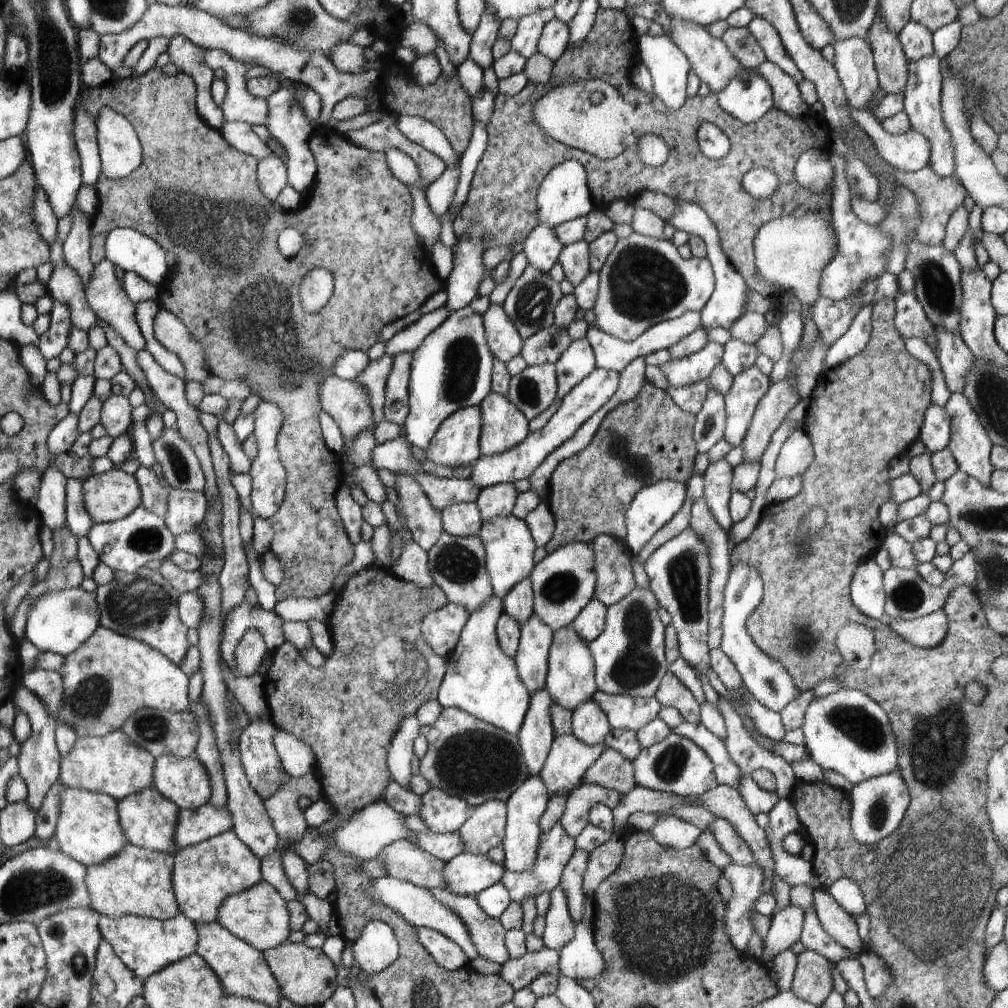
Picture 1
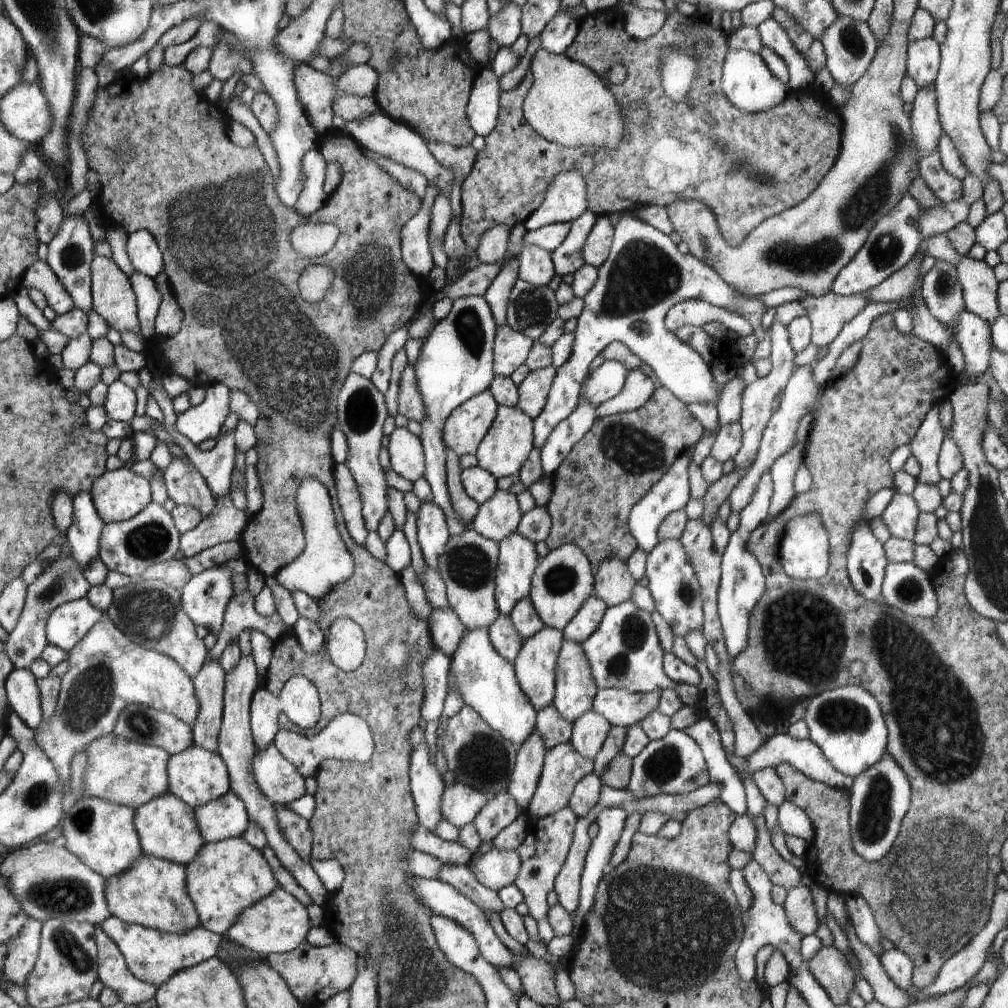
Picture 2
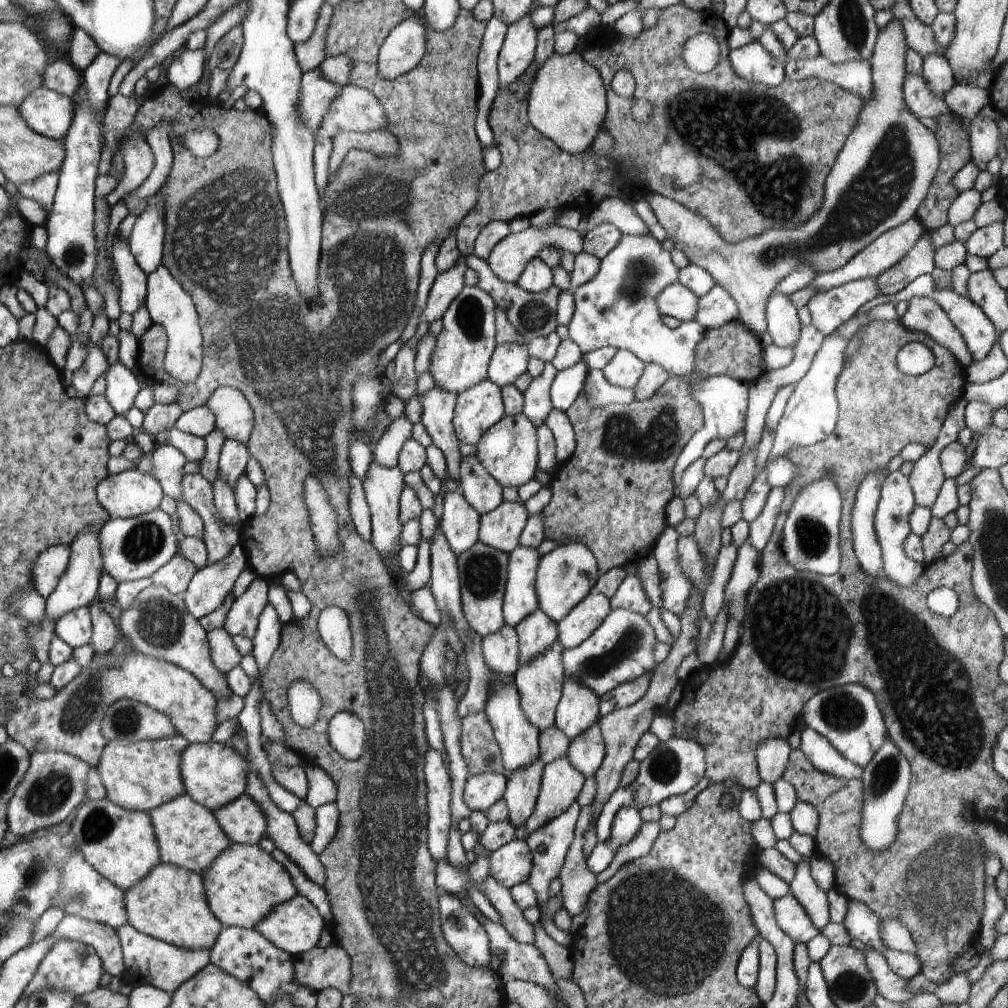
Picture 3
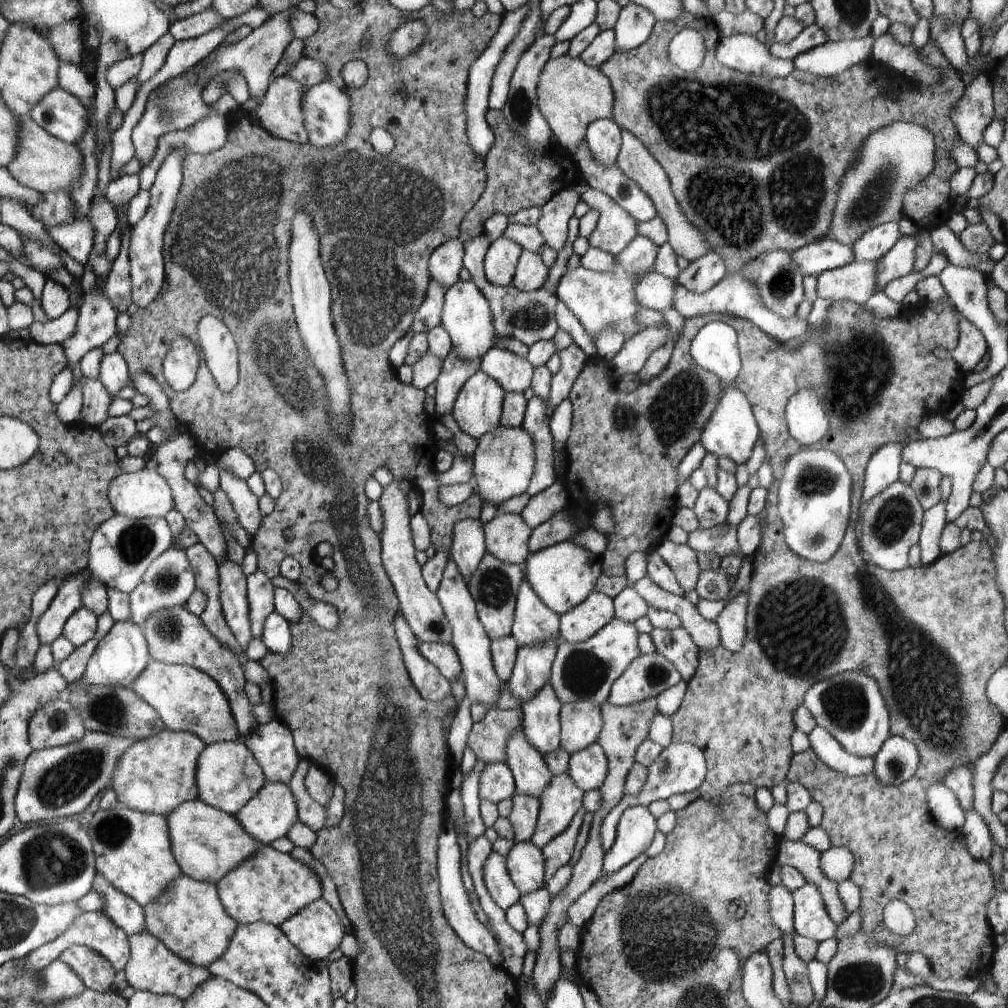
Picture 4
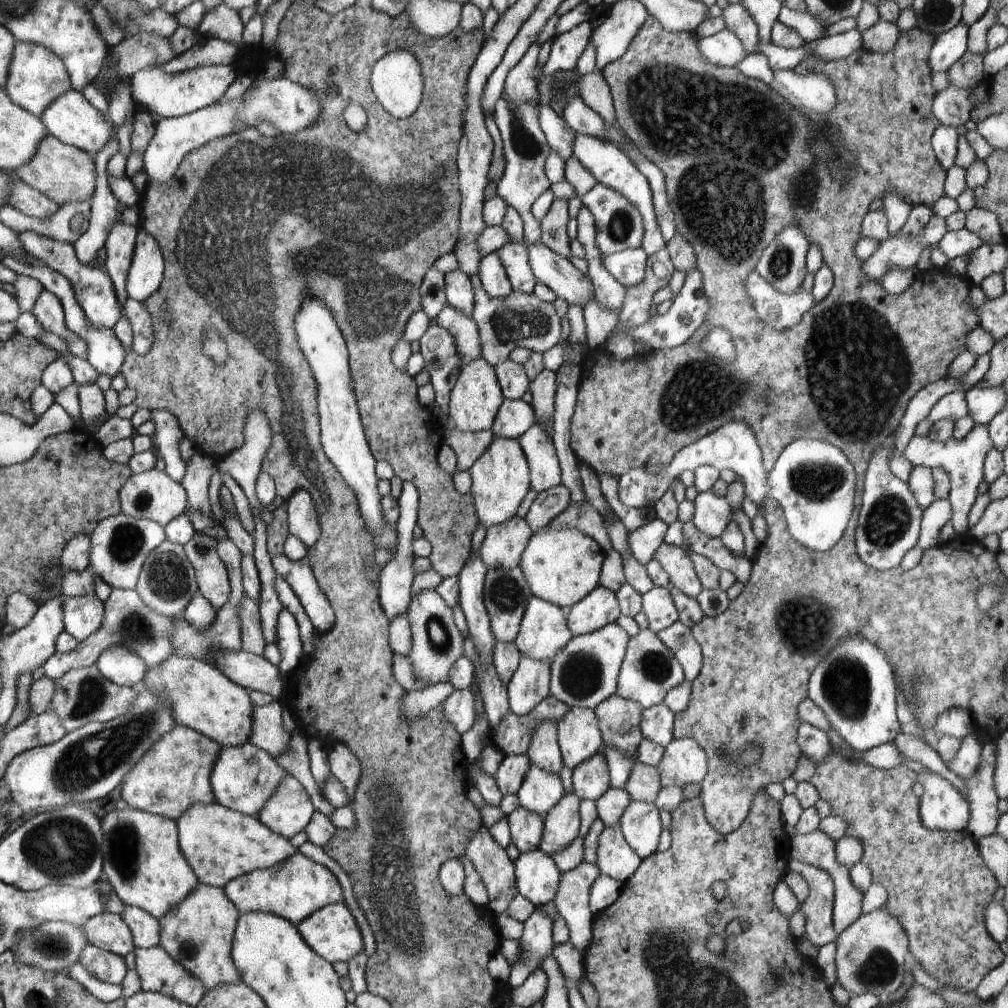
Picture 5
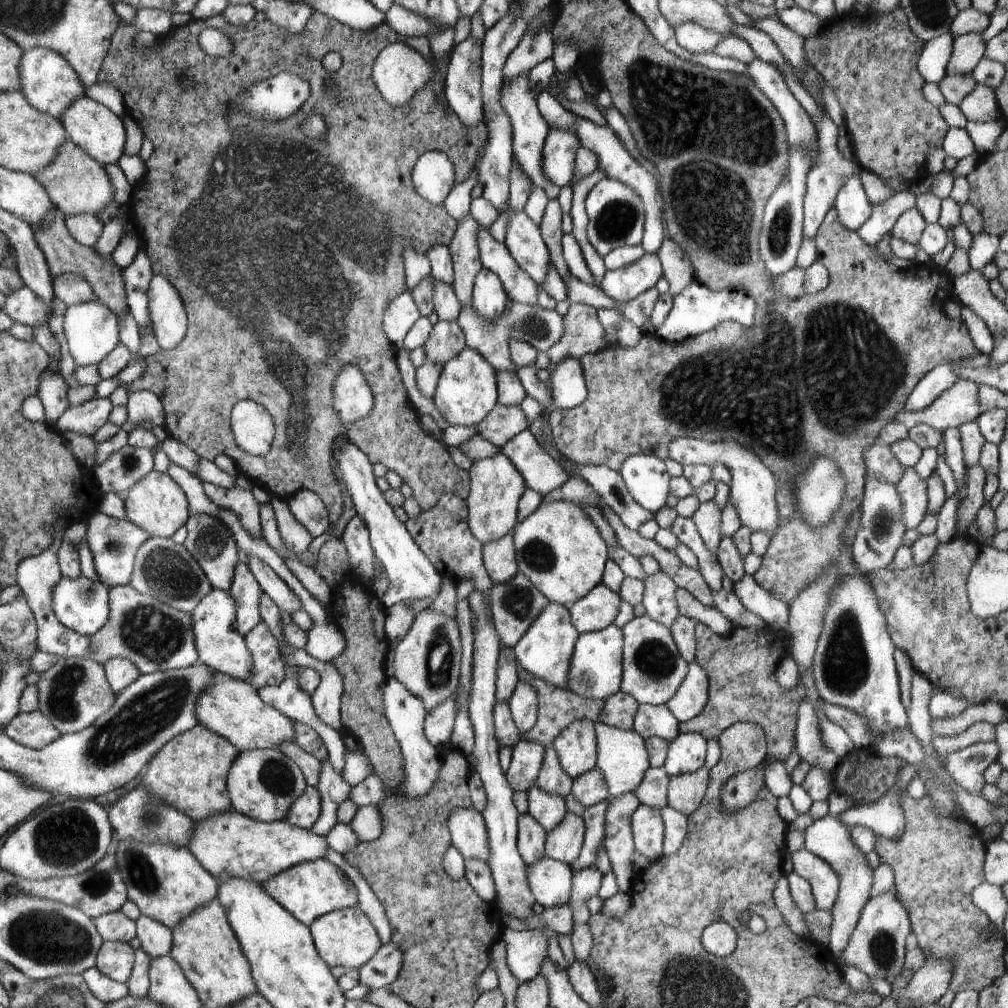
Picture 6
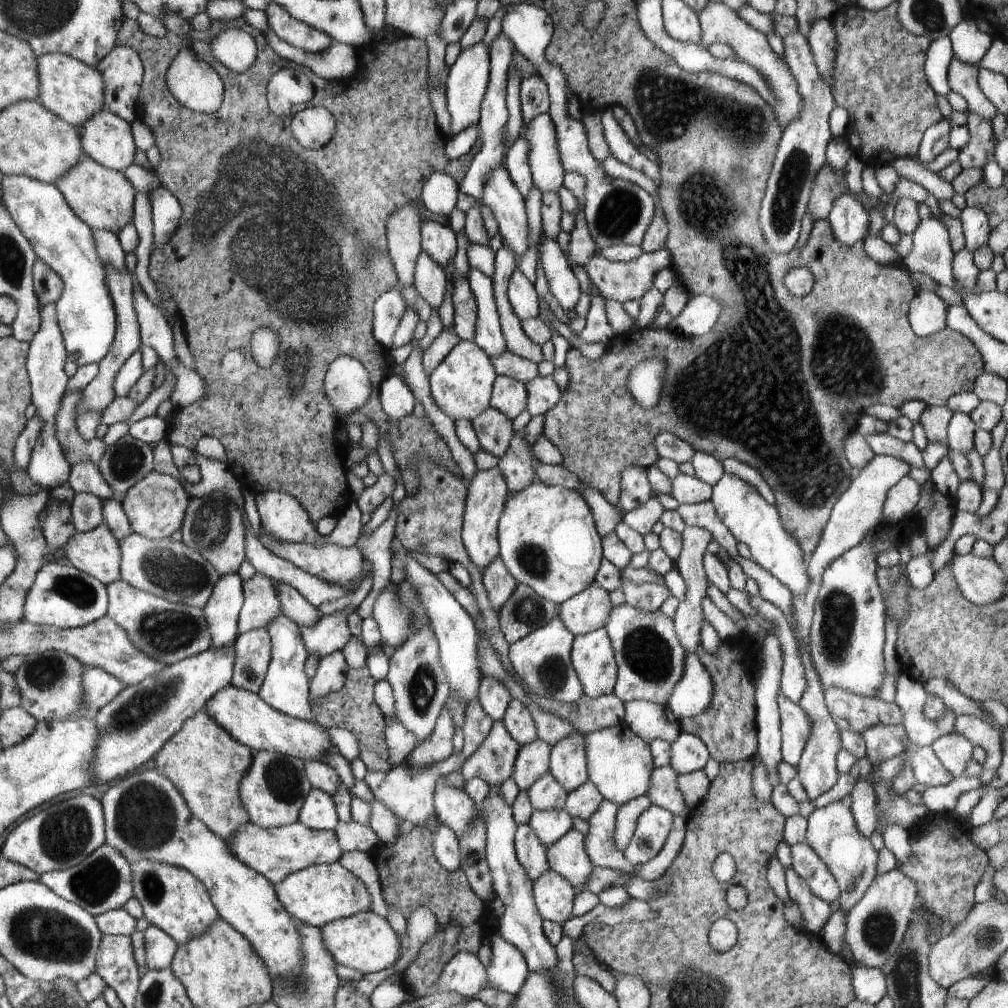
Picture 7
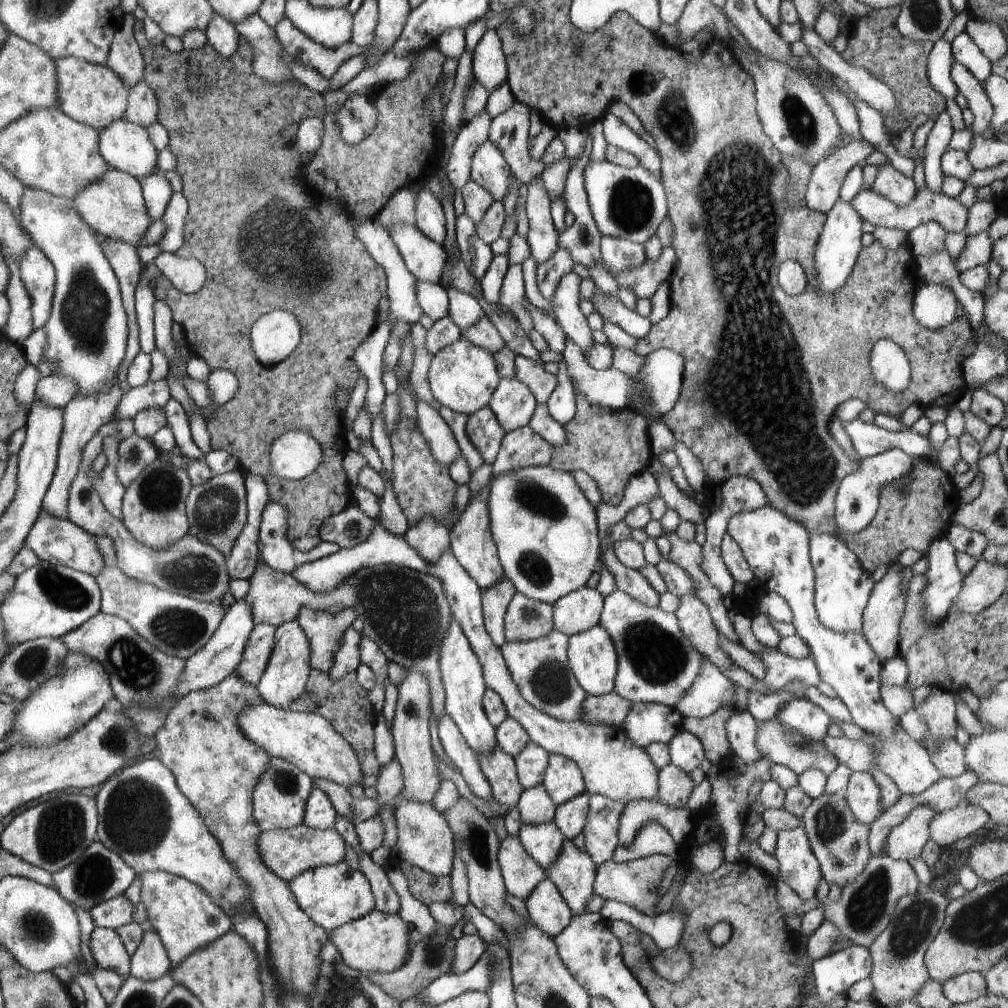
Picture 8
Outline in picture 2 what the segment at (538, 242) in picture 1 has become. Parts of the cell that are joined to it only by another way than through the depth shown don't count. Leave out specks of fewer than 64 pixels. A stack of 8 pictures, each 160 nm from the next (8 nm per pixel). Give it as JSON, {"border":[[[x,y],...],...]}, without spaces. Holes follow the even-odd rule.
{"border":[[[528,245],[517,256],[519,278],[534,286],[549,286],[556,274],[551,254],[539,246]]]}

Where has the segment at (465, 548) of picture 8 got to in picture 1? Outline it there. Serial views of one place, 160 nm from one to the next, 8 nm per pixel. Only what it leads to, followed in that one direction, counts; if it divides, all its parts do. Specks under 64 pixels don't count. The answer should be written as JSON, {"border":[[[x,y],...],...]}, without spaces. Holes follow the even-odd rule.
{"border":[[[491,391],[479,404],[482,417],[481,456],[495,455],[518,446],[531,431],[529,420],[508,400]]]}

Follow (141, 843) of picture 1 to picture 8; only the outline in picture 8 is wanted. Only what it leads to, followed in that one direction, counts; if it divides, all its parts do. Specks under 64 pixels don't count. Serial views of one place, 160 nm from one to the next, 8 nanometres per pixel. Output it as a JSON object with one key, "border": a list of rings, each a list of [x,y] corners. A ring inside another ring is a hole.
{"border":[[[304,823],[290,830],[264,831],[258,838],[258,852],[262,862],[273,874],[288,883],[302,872],[340,864],[346,858],[346,846],[346,842],[335,829],[318,830],[309,828]]]}

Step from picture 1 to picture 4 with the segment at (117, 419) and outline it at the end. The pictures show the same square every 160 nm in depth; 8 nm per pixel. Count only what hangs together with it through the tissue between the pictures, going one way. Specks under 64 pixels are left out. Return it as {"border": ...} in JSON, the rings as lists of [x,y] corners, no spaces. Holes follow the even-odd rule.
{"border":[[[117,350],[114,353],[104,351],[99,369],[99,381],[112,398],[118,397],[117,394],[125,386],[132,384],[129,366]]]}

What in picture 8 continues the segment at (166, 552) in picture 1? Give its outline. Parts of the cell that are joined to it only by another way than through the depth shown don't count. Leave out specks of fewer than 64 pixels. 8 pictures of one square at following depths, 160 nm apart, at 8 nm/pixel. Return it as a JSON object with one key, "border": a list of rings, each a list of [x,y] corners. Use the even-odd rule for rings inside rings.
{"border":[[[40,512],[32,530],[26,536],[24,548],[34,552],[41,561],[68,567],[89,576],[100,574],[104,570],[104,566],[109,564],[100,554],[100,550],[96,546],[96,538],[92,534],[88,534],[68,519],[56,518],[56,516],[44,514],[44,512]]]}

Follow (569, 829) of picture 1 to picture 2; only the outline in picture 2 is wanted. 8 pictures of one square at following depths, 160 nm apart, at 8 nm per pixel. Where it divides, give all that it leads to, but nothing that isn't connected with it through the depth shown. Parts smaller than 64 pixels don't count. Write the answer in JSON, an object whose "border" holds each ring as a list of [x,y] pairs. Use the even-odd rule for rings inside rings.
{"border":[[[594,772],[576,783],[567,806],[578,819],[585,817],[596,806],[602,787],[600,777]]]}

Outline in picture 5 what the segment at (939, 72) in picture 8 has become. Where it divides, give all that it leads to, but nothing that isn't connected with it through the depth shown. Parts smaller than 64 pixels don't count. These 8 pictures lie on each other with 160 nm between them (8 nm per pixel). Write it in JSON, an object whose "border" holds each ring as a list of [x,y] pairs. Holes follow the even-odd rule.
{"border":[[[964,22],[948,32],[934,36],[934,44],[928,54],[928,66],[930,74],[946,72],[968,51],[967,30]]]}

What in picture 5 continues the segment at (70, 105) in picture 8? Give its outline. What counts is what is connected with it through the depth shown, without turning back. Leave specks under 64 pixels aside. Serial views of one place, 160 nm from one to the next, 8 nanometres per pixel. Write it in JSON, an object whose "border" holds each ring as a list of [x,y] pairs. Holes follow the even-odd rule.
{"border":[[[15,42],[4,90],[16,106],[40,117],[56,98],[71,90],[70,76],[62,60],[44,46],[30,42]]]}

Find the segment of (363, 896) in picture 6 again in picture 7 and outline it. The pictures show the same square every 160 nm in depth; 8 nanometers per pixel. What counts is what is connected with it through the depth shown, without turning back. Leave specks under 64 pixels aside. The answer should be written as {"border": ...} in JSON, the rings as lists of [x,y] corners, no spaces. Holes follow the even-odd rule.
{"border":[[[350,851],[337,861],[365,884],[371,898],[370,911],[386,919],[389,916],[389,908],[381,891],[379,872],[373,856],[362,851]]]}

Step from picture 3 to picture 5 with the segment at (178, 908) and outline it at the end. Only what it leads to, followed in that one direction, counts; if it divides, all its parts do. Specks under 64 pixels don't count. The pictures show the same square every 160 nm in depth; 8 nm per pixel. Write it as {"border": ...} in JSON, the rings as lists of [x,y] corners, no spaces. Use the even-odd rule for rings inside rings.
{"border":[[[200,883],[192,894],[188,894],[178,906],[174,906],[164,918],[158,920],[159,946],[162,946],[185,971],[196,976],[206,990],[212,990],[222,984],[242,984],[242,978],[232,962],[232,946],[238,916],[239,911],[223,889]]]}

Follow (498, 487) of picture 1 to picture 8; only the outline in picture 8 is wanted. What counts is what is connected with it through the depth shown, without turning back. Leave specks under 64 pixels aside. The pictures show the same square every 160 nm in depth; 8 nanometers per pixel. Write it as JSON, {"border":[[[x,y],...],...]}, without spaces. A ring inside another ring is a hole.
{"border":[[[508,578],[492,584],[488,590],[481,592],[484,626],[492,642],[501,648],[507,641],[504,635],[504,620],[507,605],[516,594],[512,582]]]}

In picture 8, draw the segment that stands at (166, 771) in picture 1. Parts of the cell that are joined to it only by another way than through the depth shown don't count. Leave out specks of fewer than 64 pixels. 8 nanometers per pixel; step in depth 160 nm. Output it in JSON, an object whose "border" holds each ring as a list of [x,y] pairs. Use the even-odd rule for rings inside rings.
{"border":[[[272,757],[268,770],[260,776],[252,796],[254,821],[260,831],[290,830],[305,823],[306,802],[314,788],[313,780],[296,766]]]}

